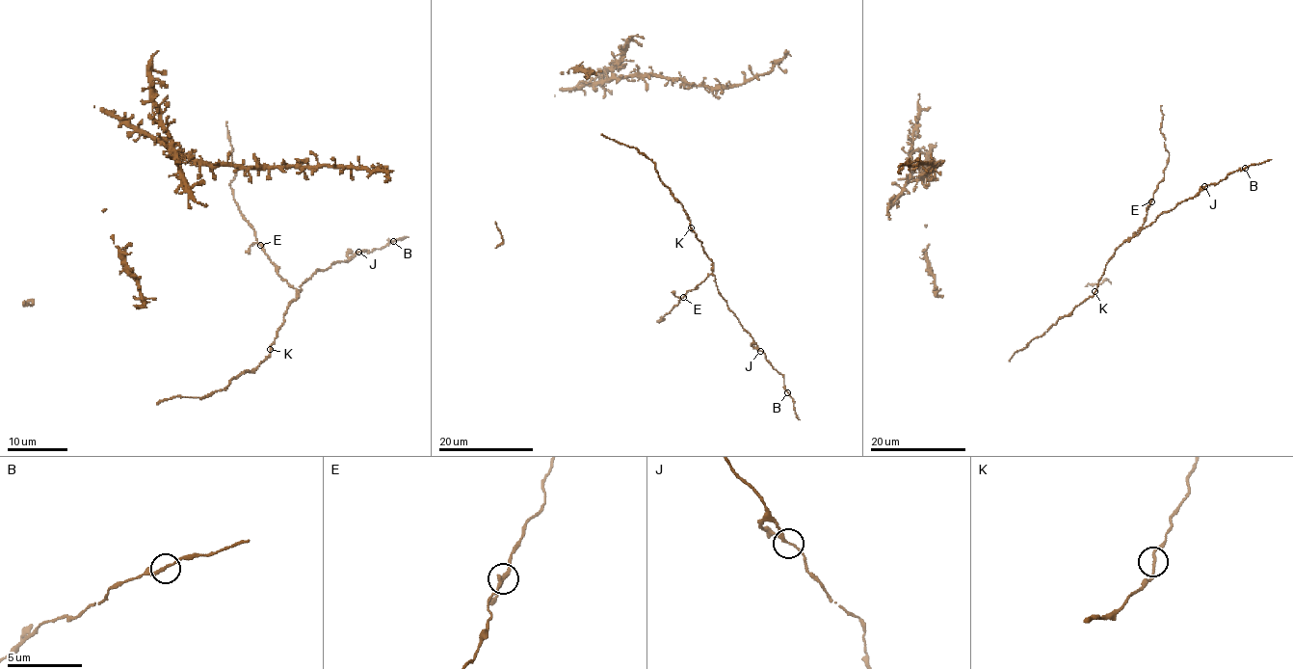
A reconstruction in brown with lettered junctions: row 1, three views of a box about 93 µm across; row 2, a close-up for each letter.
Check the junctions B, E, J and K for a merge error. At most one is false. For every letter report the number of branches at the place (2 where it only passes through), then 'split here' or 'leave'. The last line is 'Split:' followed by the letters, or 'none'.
B: 2 branches meet; leave
E: 3 branches meet; leave
J: 3 branches meet; leave
K: 2 branches meet; leave
Split: none

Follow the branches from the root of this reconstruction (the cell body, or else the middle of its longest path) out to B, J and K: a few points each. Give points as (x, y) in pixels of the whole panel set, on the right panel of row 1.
B: (1009, 360), (1094, 295), (1108, 260), (1124, 242), (1204, 186), (1245, 168)
J: (1009, 360), (1094, 295), (1108, 260), (1120, 246), (1204, 186)
K: (1009, 360), (1095, 291)

